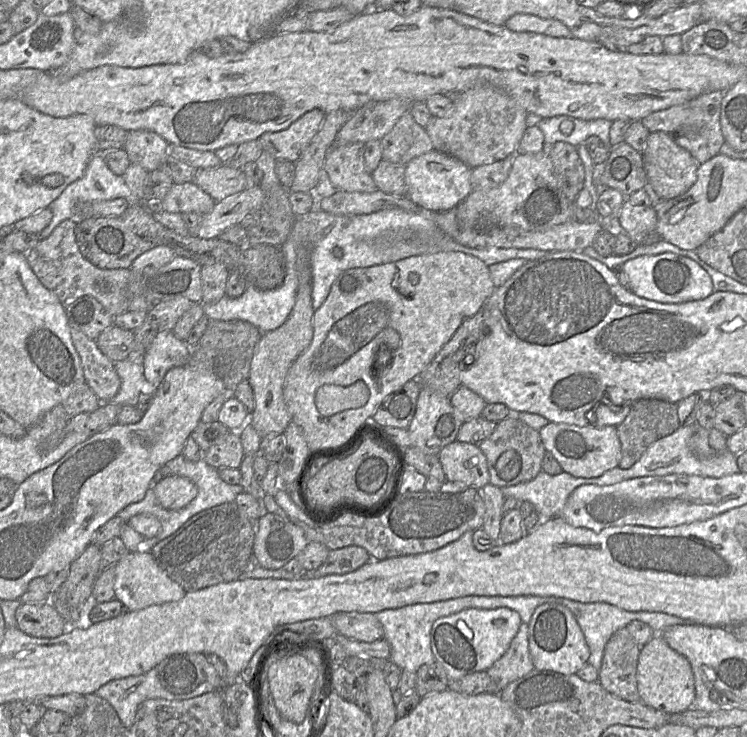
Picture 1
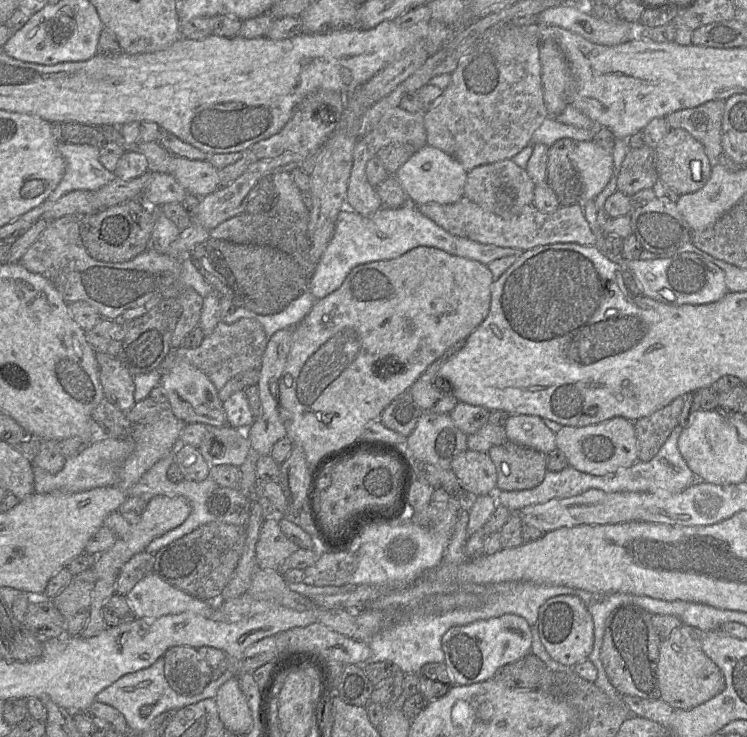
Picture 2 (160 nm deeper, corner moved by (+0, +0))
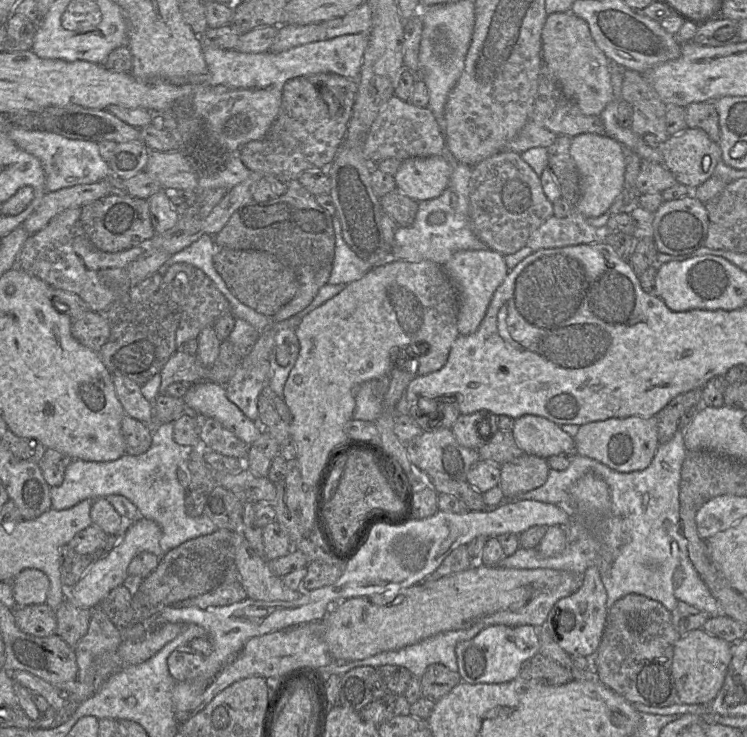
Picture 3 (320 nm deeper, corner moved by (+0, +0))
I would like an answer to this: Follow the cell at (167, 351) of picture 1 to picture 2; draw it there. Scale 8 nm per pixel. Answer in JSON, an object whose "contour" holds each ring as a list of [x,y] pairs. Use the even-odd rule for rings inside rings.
{"contour":[[[186,360],[177,362],[168,372],[162,374],[160,385],[166,390],[168,401],[176,417],[185,423],[201,422],[214,426],[227,425],[223,402],[210,378]]]}

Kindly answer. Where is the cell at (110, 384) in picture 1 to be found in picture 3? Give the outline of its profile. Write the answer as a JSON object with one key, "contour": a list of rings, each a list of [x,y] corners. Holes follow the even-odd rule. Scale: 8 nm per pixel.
{"contour":[[[112,374],[117,397],[125,413],[144,424],[149,425],[153,418],[153,404],[141,392],[141,386],[133,380]]]}

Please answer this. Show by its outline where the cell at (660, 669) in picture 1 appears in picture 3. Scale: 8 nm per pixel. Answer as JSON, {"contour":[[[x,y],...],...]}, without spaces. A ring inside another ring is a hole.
{"contour":[[[703,628],[692,630],[682,636],[674,646],[672,661],[672,674],[679,703],[709,705],[724,684],[731,658],[731,644],[710,635]]]}

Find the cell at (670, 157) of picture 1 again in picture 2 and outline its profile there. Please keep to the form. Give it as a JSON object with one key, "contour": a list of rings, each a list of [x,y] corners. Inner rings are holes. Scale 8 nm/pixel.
{"contour":[[[671,129],[654,151],[658,180],[679,196],[698,191],[709,180],[712,162],[703,145],[686,130]]]}

